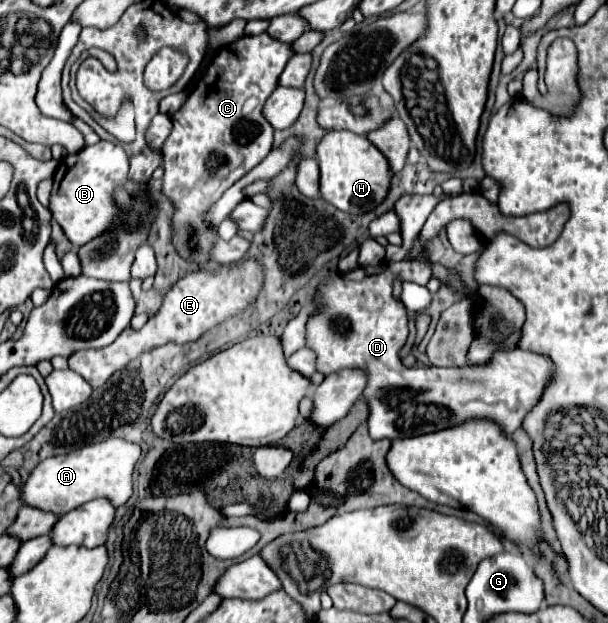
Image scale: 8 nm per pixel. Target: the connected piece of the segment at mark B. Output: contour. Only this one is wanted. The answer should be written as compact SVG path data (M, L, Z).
M99 141L97 145L85 147L77 155L67 155L63 159L53 179L49 209L53 213L53 219L59 221L65 235L75 247L85 245L87 241L101 235L117 219L123 217L111 193L117 185L127 187L127 171L129 171L129 161L123 147L107 141Z

